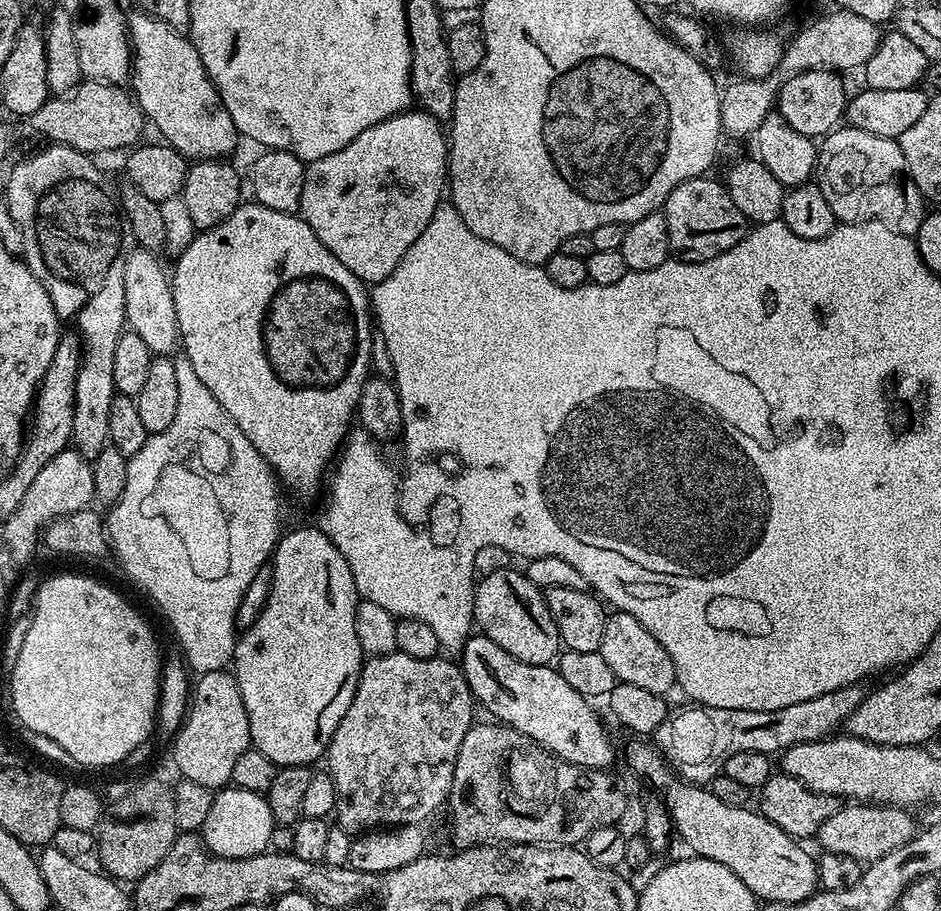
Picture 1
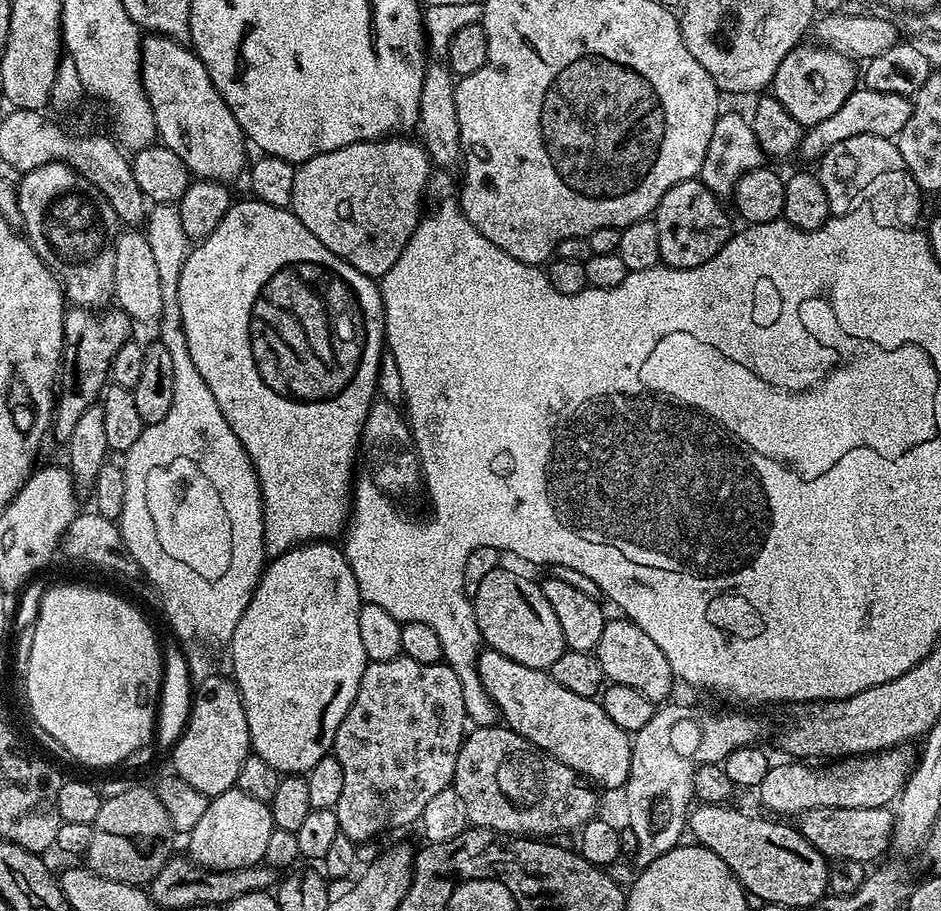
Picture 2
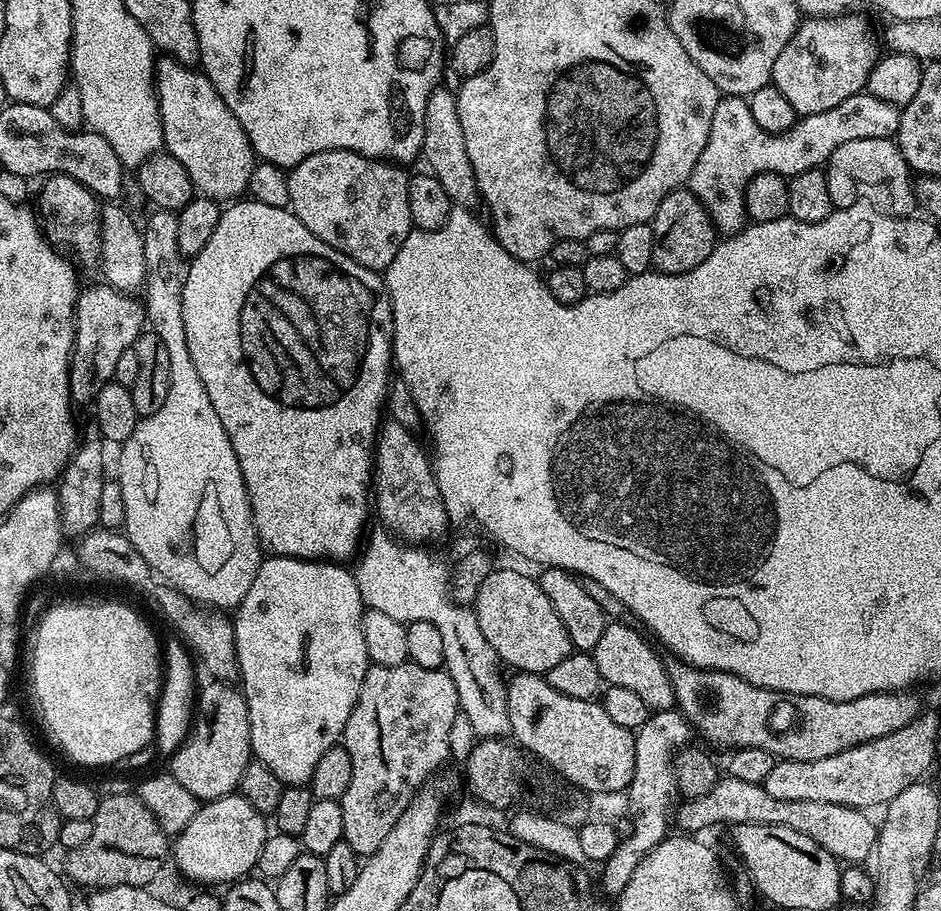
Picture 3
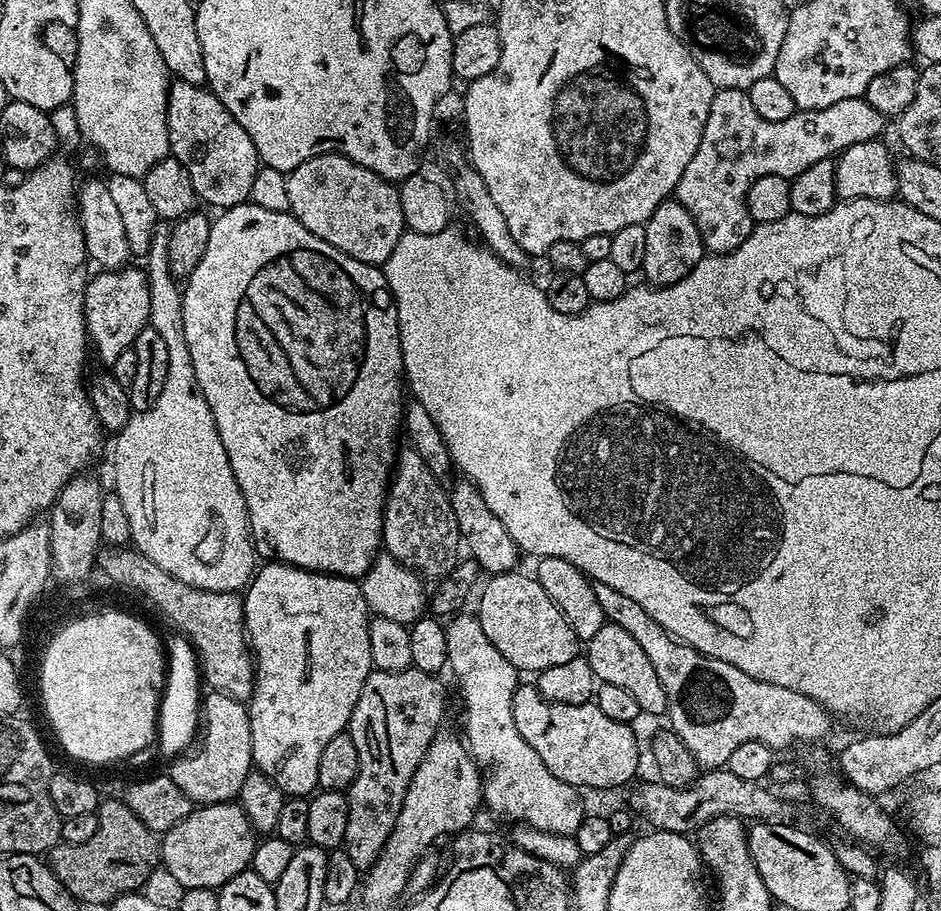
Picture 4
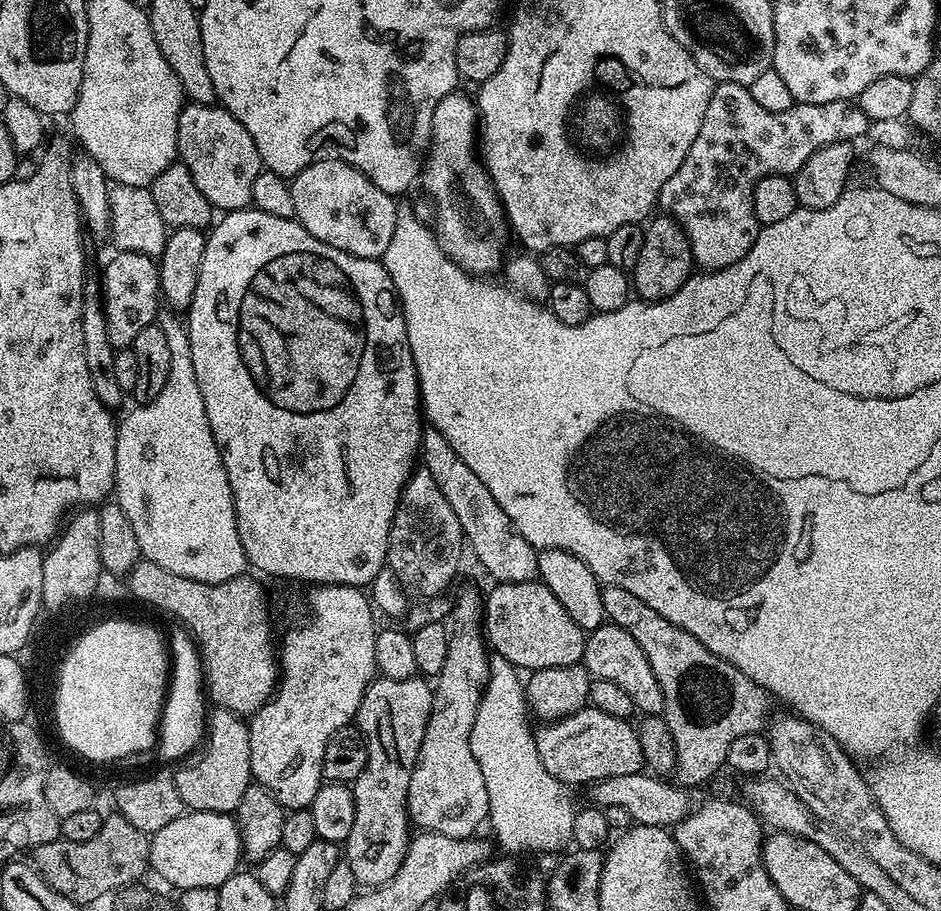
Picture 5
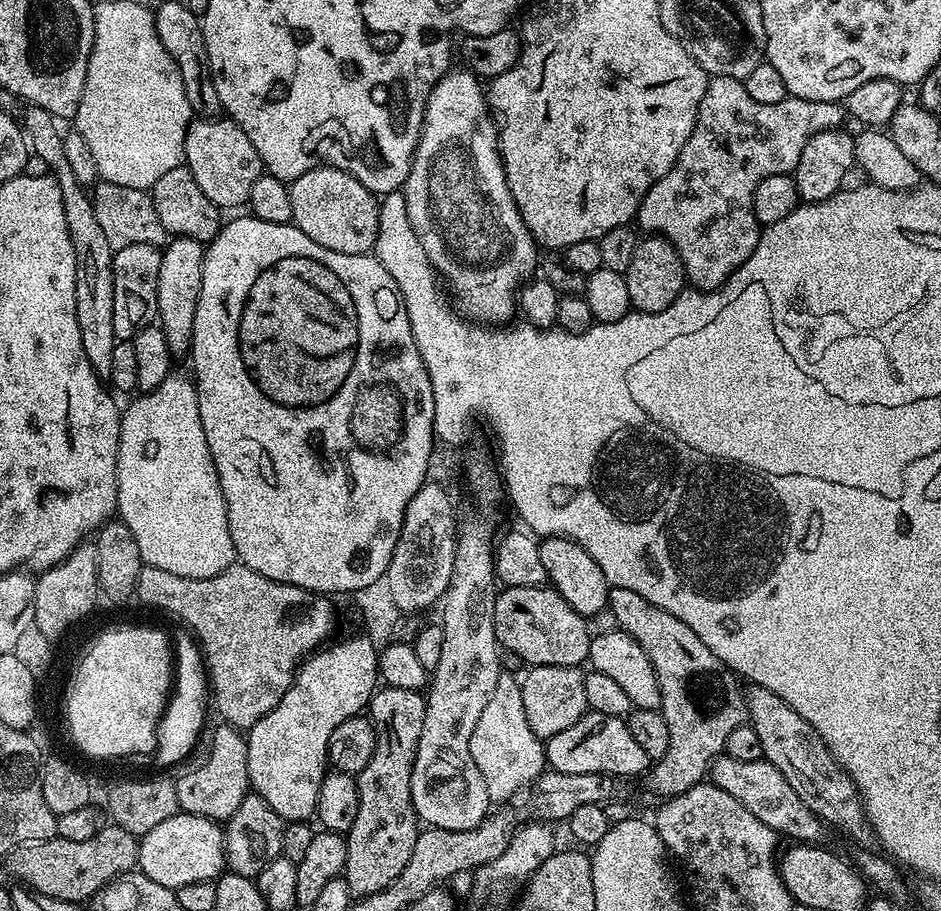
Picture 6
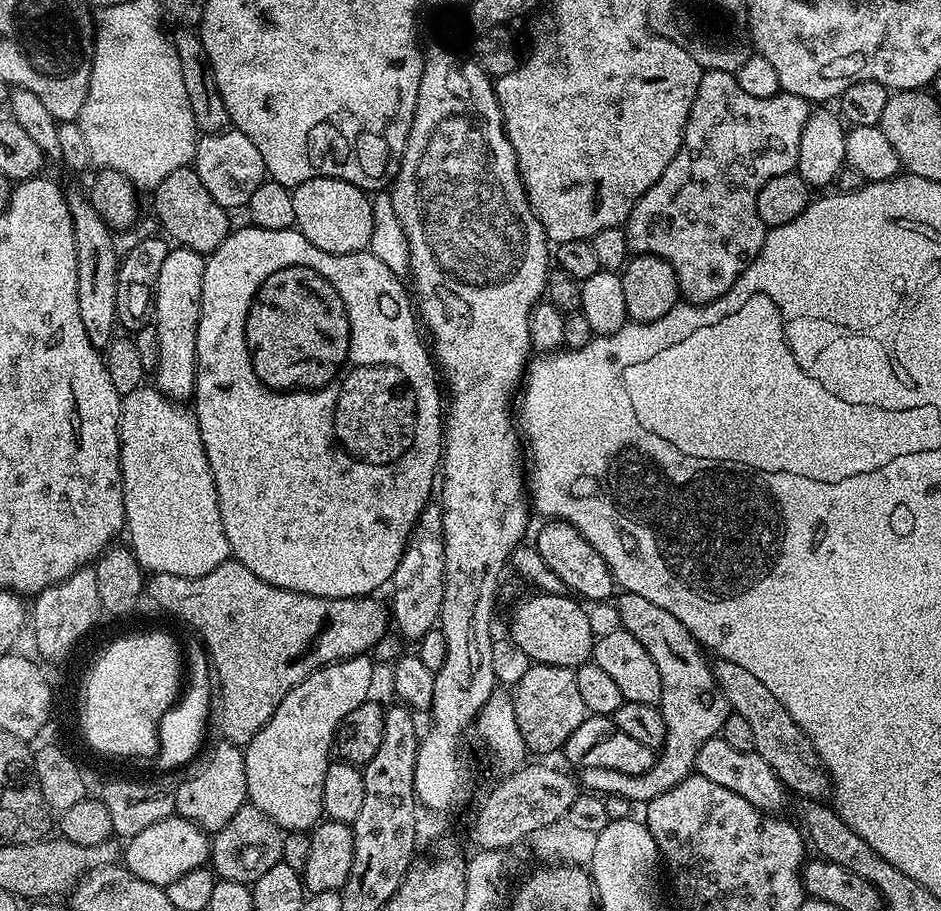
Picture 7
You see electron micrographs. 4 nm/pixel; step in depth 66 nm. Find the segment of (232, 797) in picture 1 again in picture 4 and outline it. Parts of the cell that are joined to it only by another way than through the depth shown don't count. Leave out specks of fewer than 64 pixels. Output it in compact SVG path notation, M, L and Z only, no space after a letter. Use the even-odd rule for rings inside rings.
M239 803L196 806L178 826L163 833L160 840L162 868L180 883L181 889L206 886L219 890L234 874L251 865L257 843L257 833Z

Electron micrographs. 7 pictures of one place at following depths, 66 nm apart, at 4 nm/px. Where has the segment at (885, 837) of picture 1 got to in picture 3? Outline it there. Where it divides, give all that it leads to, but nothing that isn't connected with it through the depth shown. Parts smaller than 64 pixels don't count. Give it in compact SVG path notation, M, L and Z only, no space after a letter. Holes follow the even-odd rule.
M724 774L716 781L710 794L702 794L693 800L685 799L675 809L674 824L681 833L700 834L703 828L712 828L715 824L765 824L766 826L786 826L814 838L822 850L841 862L864 862L871 857L876 846L877 821L871 820L867 811L830 802L802 802L801 800L783 800L766 794L763 784L742 782L742 778Z

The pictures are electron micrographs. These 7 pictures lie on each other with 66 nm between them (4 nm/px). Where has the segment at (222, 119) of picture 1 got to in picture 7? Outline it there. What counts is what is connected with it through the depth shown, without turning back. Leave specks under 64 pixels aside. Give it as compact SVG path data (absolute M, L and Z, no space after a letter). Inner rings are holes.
M235 130L201 135L196 141L194 167L198 178L202 178L202 186L210 190L210 198L214 198L214 202L226 210L243 209L250 202L250 194L254 194L254 190L258 190L258 186L266 179L258 146L254 146L246 134Z

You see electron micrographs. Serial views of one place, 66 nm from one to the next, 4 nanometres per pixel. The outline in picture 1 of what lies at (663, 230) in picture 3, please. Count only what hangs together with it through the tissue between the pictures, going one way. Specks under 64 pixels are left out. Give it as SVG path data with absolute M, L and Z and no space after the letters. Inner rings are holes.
M711 175L695 176L670 190L663 206L666 218L666 234L670 238L670 252L673 257L689 260L690 262L706 262L710 258L718 258L718 254L726 254L750 231L750 221L744 217L742 210L734 206L727 188L719 179L711 180Z

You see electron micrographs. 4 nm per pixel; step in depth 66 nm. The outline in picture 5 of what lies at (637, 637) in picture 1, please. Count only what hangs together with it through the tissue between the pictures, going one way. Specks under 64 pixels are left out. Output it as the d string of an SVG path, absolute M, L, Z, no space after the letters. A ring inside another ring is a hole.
M605 622L593 632L587 633L584 638L582 663L589 676L597 680L615 682L629 696L632 707L637 713L640 712L644 716L659 716L663 713L662 686L658 678L654 678L654 670L646 654L642 654L642 646L638 646L638 642L634 642L634 638L626 634L626 630L622 630L616 624Z

